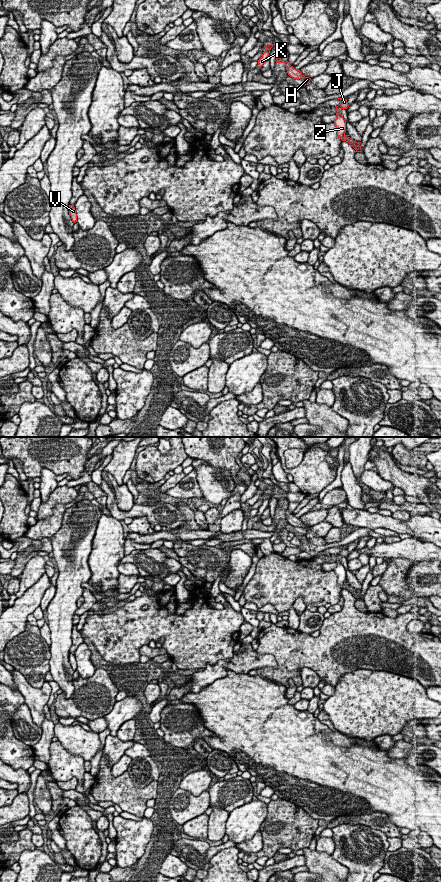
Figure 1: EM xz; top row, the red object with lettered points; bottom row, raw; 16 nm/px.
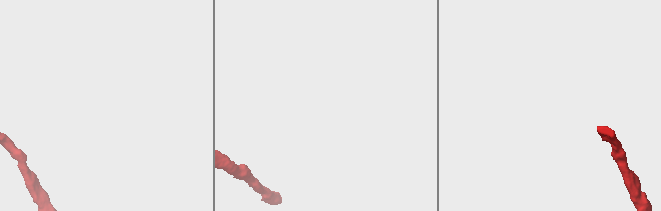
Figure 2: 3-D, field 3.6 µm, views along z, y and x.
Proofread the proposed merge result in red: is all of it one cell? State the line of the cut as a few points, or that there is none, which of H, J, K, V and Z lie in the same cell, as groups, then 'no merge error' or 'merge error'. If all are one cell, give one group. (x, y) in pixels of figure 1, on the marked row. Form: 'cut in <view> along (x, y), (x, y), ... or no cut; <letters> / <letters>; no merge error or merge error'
no cut; H J K V Z; no merge error

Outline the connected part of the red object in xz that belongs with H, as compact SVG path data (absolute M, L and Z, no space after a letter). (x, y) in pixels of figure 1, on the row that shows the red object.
M277 55L275 61L276 61L276 64L277 64L277 63L284 63L284 64L285 64L285 67L286 67L286 69L287 69L288 75L289 75L290 77L292 77L293 79L303 80L303 81L305 81L307 84L310 82L311 78L305 77L305 76L300 72L300 70L297 70L297 69L295 69L293 66L291 66L288 61L283 62L283 61L278 57L278 55Z

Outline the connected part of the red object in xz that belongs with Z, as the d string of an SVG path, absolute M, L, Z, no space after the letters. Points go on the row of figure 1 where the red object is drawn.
M343 97L338 98L338 99L341 99L342 102L338 106L336 106L336 110L335 110L337 118L334 121L334 124L338 129L337 135L342 141L348 142L356 150L356 152L362 152L362 150L361 150L362 143L361 142L357 143L350 137L345 136L345 132L347 130L346 129L346 121L343 118L343 116L341 115L340 110L347 109L349 107L349 105L348 105L347 100L344 100Z

